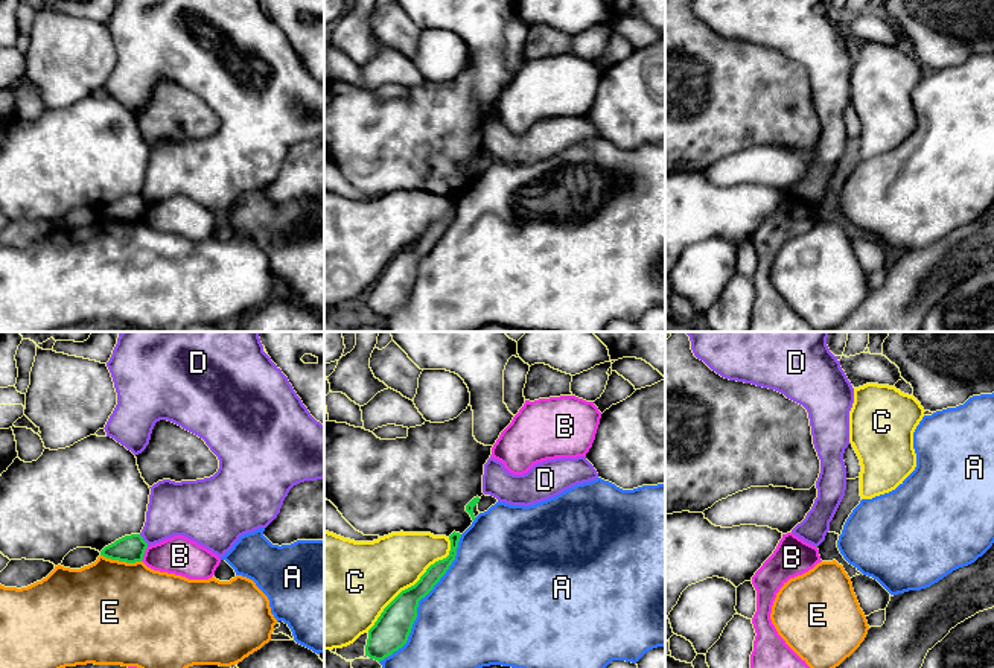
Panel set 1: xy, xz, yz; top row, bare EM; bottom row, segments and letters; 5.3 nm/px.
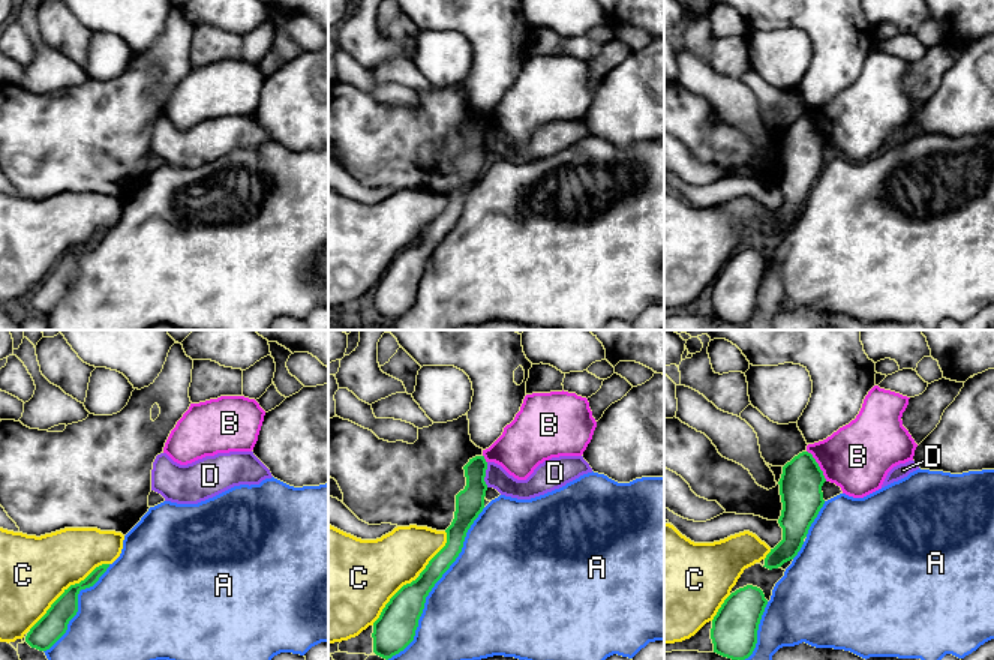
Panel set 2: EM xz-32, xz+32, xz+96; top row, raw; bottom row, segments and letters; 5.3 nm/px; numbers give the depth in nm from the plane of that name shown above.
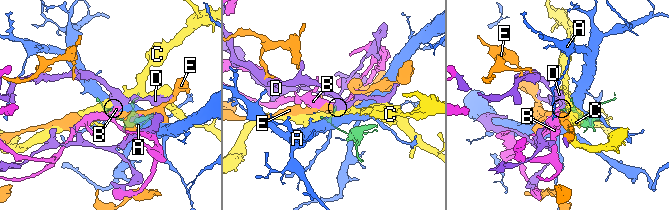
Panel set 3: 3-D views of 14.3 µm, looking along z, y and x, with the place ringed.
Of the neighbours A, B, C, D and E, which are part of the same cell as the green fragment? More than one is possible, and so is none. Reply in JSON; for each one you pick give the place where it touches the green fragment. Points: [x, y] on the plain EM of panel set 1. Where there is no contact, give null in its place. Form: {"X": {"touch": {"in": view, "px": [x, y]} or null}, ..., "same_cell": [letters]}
{"same_cell": []}

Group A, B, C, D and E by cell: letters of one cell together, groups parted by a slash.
A / B / C / D / E

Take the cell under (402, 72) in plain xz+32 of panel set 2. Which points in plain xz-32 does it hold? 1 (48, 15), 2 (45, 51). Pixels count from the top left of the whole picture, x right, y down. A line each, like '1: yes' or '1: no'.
1: no
2: yes

